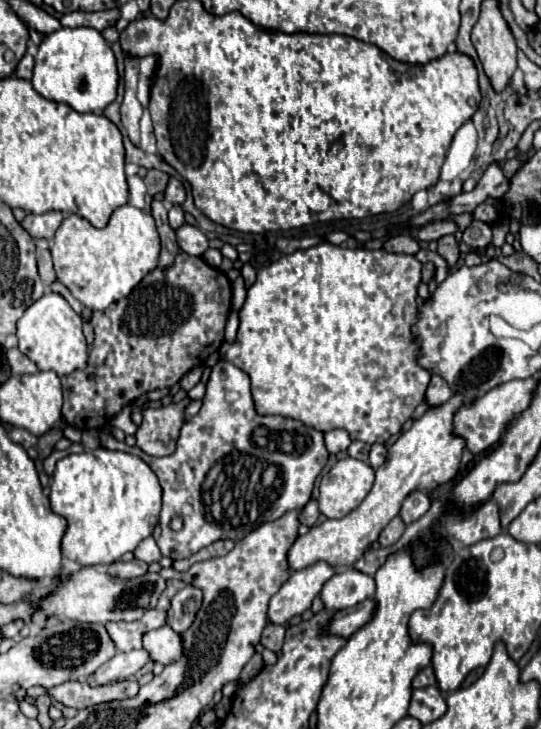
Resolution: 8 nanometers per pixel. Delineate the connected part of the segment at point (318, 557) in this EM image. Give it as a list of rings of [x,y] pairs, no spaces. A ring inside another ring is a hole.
[[[454,394],[446,404],[428,408],[422,418],[418,418],[408,432],[404,432],[390,448],[386,462],[376,470],[376,480],[364,502],[346,514],[344,518],[324,520],[312,526],[304,536],[298,536],[288,550],[288,568],[302,570],[316,562],[326,562],[332,568],[352,566],[362,558],[364,550],[378,540],[382,528],[400,512],[402,500],[414,490],[434,490],[440,484],[452,480],[458,472],[460,456],[464,452],[464,440],[452,434],[454,412],[464,404],[460,394]]]

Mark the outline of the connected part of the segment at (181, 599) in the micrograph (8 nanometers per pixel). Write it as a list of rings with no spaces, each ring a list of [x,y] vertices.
[[[188,584],[184,590],[180,590],[172,598],[172,606],[168,610],[168,626],[182,634],[184,630],[190,628],[190,624],[196,618],[196,612],[202,606],[202,592],[200,588]]]

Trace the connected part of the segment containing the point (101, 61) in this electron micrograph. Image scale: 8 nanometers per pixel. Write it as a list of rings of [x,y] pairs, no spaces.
[[[60,28],[48,34],[38,46],[34,62],[32,86],[46,100],[68,104],[76,112],[96,112],[116,98],[116,58],[110,44],[94,28]]]

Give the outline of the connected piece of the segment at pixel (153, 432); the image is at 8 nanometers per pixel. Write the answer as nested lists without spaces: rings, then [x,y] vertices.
[[[184,398],[178,404],[144,410],[144,420],[136,430],[136,446],[140,446],[148,456],[172,454],[176,450],[176,440],[184,424],[184,408],[188,404],[190,400]]]

